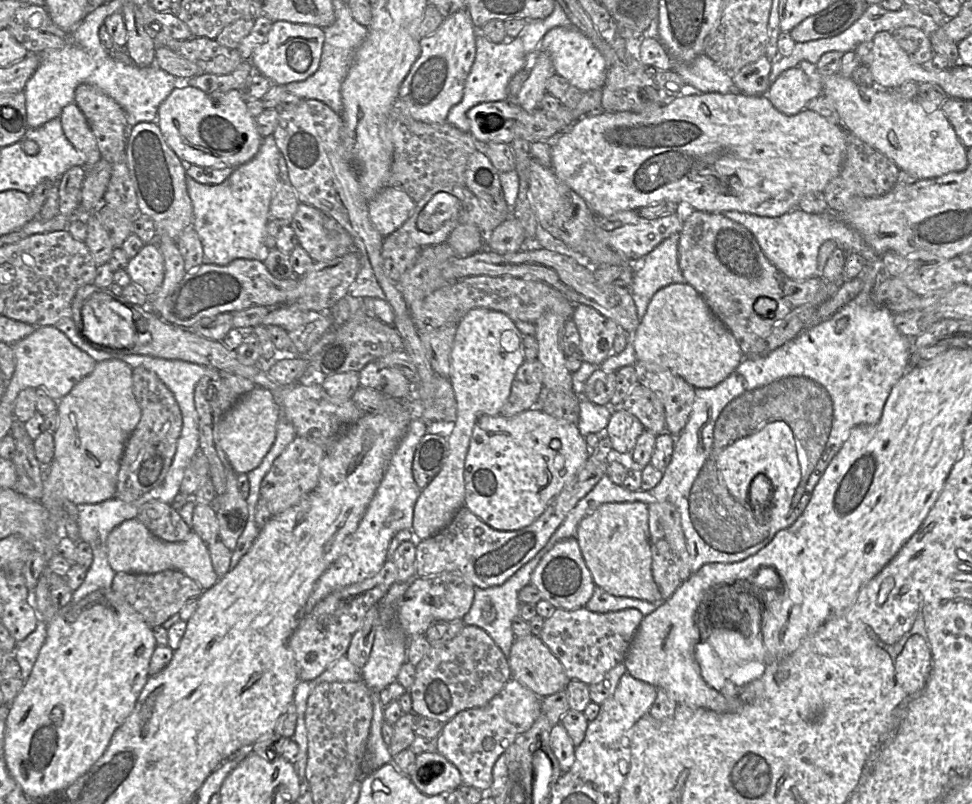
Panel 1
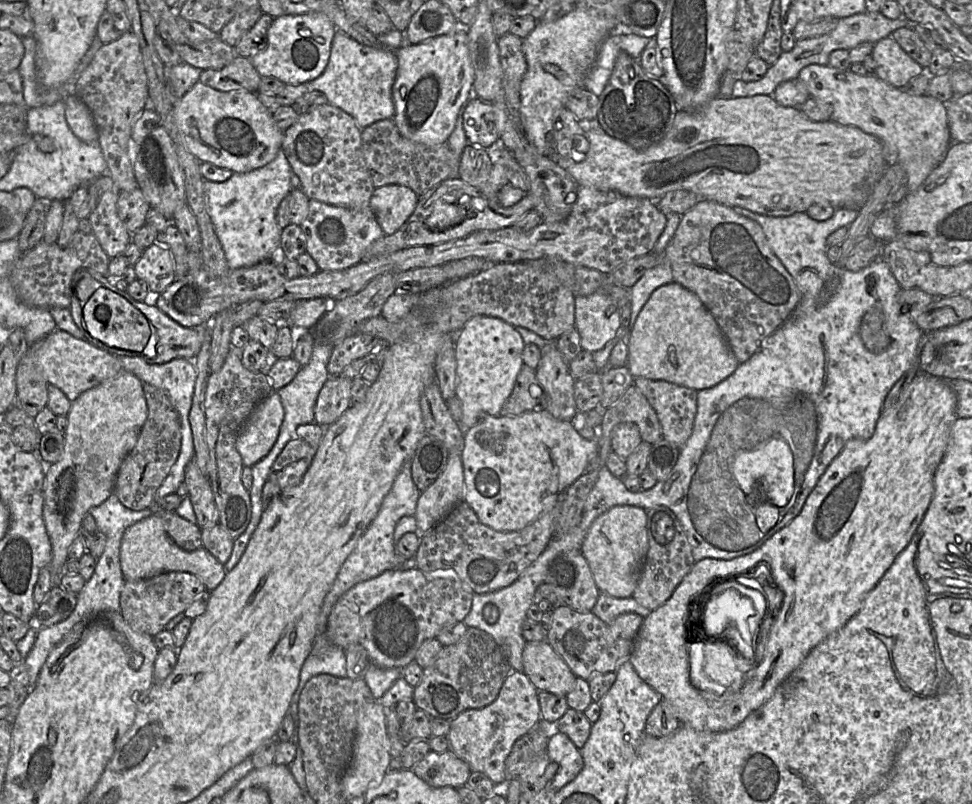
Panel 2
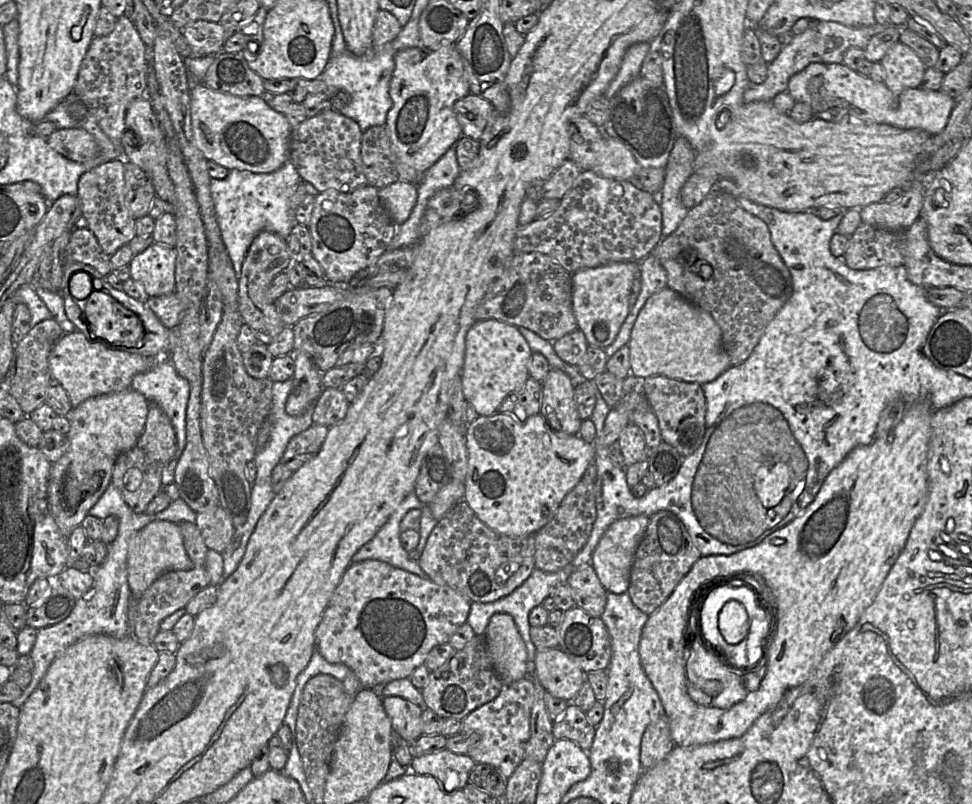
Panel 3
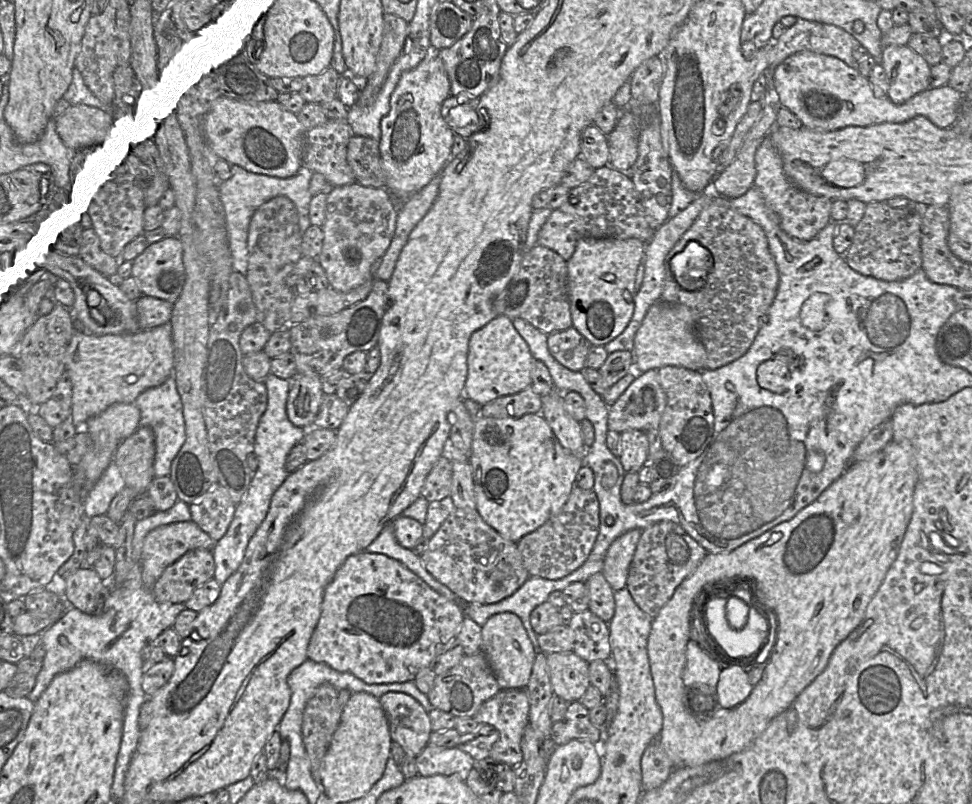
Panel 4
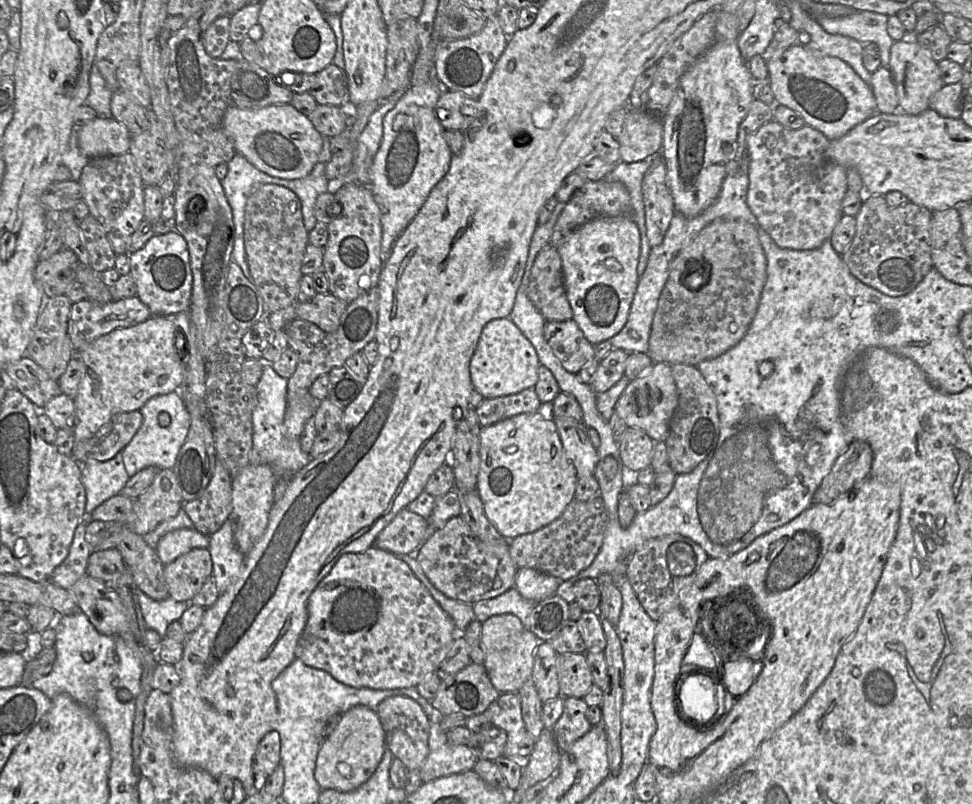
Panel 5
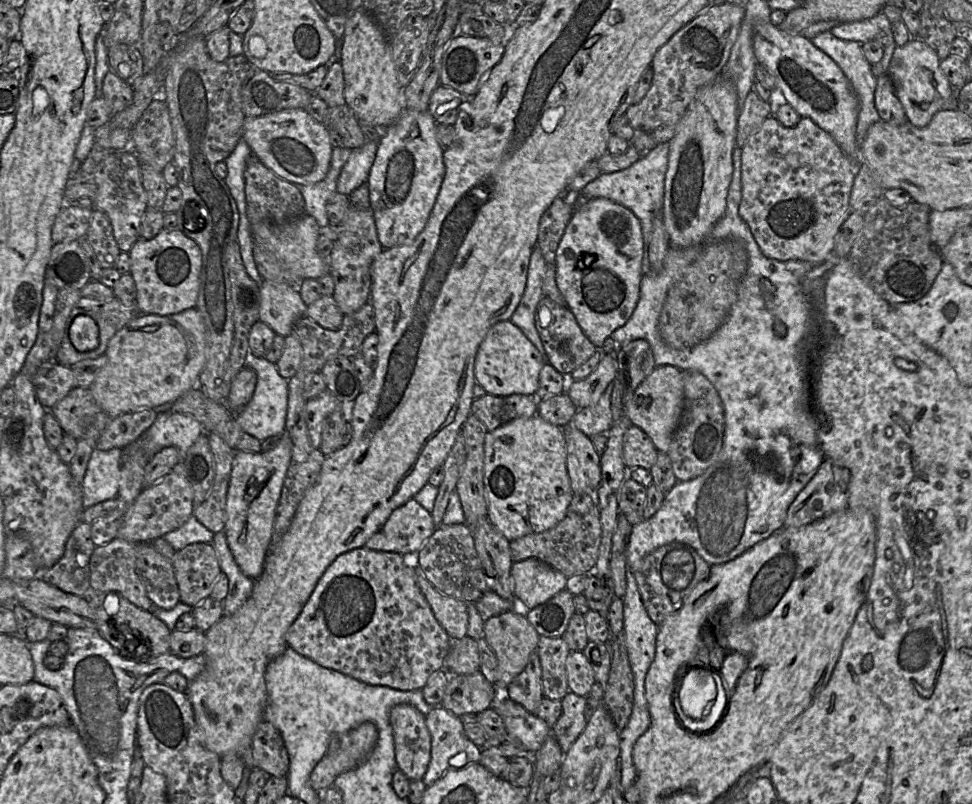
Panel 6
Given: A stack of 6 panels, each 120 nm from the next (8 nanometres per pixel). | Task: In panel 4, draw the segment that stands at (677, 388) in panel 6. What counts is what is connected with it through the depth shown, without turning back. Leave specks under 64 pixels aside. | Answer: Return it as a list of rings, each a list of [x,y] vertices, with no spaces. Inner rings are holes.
[[[658,370],[646,371],[609,407],[609,430],[622,434],[628,430],[659,429],[666,403]]]

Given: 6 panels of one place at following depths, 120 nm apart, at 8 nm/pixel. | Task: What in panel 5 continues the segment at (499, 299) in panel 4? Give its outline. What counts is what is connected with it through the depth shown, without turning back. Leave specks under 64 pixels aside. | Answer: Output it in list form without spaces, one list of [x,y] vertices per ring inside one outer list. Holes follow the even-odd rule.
[[[548,245],[536,256],[530,273],[528,297],[546,321],[573,319],[557,248]]]

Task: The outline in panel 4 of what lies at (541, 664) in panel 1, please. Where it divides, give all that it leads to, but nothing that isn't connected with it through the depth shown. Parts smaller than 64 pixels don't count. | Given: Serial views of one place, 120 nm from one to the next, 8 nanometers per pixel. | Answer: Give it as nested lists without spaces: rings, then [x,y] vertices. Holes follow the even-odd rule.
[[[571,651],[547,654],[547,663],[554,695],[567,703],[580,701],[591,685],[589,662]]]

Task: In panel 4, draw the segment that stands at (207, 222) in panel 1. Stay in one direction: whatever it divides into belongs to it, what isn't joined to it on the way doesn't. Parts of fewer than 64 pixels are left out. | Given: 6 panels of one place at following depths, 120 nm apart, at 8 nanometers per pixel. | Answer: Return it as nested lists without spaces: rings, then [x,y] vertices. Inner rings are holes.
[[[231,164],[230,177],[217,182],[217,188],[224,209],[225,227],[228,235],[233,270],[245,276],[247,272],[247,236],[249,222],[254,211],[268,200],[276,196],[286,196],[297,208],[301,232],[303,233],[311,226],[309,205],[313,195],[309,191],[309,185],[312,175],[313,172],[304,165],[294,176],[277,178],[254,173],[239,165]]]

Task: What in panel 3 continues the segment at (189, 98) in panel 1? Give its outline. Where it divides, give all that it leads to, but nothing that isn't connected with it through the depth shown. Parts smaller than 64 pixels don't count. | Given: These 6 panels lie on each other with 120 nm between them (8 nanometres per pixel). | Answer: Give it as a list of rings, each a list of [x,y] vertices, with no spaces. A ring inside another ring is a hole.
[[[203,82],[189,89],[194,143],[210,160],[231,169],[270,173],[290,155],[292,127],[283,113],[273,110],[261,96],[234,96],[216,91]]]

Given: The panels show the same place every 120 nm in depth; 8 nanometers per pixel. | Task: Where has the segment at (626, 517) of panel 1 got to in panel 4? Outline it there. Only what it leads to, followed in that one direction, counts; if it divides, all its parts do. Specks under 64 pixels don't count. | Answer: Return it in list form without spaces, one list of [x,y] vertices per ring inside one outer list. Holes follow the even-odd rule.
[[[639,528],[625,532],[607,551],[602,573],[614,591],[627,587],[630,564],[642,533]]]

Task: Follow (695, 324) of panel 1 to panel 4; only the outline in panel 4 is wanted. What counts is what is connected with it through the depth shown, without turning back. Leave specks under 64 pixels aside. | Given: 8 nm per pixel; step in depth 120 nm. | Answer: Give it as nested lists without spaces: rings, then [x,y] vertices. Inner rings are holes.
[[[662,299],[649,308],[634,340],[633,362],[639,372],[659,370],[665,366],[702,372],[706,370],[706,359],[706,349],[698,337],[693,314],[687,306]]]

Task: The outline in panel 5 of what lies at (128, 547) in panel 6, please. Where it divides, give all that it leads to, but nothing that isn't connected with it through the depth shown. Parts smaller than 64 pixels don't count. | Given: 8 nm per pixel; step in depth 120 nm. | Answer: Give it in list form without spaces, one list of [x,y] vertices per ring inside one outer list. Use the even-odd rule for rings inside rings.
[[[111,548],[92,552],[88,561],[87,574],[115,590],[119,587],[120,577],[127,569],[120,551]]]

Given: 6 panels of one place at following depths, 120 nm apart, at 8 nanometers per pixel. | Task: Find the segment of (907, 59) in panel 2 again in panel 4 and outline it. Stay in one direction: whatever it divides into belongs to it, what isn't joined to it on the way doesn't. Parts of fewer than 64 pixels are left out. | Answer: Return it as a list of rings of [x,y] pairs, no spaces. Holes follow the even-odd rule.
[[[907,44],[886,46],[879,63],[889,79],[888,98],[895,104],[930,88],[931,66]]]

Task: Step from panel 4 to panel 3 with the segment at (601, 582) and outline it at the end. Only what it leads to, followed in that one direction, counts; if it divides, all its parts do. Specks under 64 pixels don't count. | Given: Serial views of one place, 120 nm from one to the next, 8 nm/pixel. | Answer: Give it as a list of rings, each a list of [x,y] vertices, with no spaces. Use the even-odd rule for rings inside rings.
[[[592,563],[579,566],[568,578],[577,607],[593,617],[605,611],[608,591],[602,585]]]

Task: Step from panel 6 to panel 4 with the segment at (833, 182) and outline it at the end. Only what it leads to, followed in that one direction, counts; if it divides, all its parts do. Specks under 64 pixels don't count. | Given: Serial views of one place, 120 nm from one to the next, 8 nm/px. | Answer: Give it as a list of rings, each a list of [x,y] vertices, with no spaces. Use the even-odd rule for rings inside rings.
[[[771,135],[765,137],[755,155],[756,176],[754,187],[758,189],[767,205],[780,219],[780,227],[789,236],[809,241],[813,239],[831,219],[833,200],[808,193],[795,185],[785,174],[783,161],[775,147]]]

